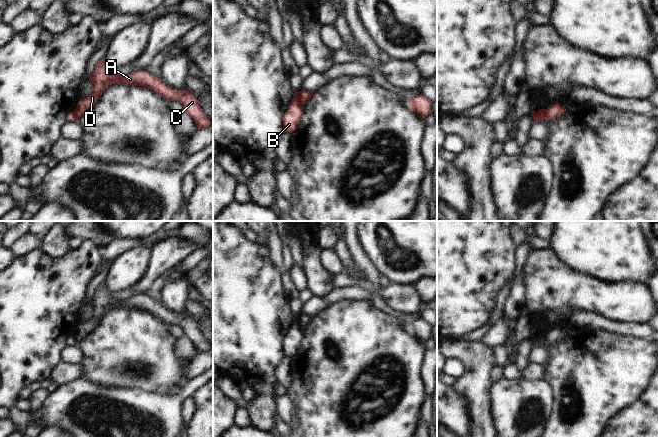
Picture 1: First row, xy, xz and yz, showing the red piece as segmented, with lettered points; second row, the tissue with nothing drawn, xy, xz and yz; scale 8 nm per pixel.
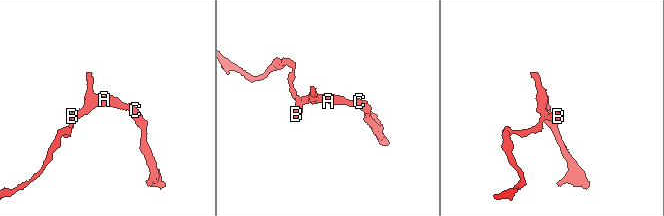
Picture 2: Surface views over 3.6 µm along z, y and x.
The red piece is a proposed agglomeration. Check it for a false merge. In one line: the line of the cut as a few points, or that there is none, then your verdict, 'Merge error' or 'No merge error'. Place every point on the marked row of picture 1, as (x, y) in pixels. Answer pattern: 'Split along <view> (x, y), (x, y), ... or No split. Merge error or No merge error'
Split along yz (545, 109), (541, 113), (531, 115). Merge error

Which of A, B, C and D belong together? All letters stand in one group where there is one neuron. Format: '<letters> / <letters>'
A C D / B

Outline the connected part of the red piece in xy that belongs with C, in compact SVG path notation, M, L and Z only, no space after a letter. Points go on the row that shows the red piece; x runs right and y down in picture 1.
M102 59L95 64L90 76L92 92L85 99L80 99L74 111L76 118L80 118L88 109L92 108L109 85L123 83L150 89L167 101L180 102L184 107L184 112L195 121L198 129L210 127L210 121L201 110L196 96L189 91L174 90L160 78L150 75L147 71L134 71L128 75L114 75L109 67L107 59Z

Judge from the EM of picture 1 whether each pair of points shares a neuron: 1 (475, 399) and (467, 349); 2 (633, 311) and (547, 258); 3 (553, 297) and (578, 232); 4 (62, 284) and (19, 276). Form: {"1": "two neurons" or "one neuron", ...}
{"1": "one neuron", "2": "one neuron", "3": "two neurons", "4": "one neuron"}

